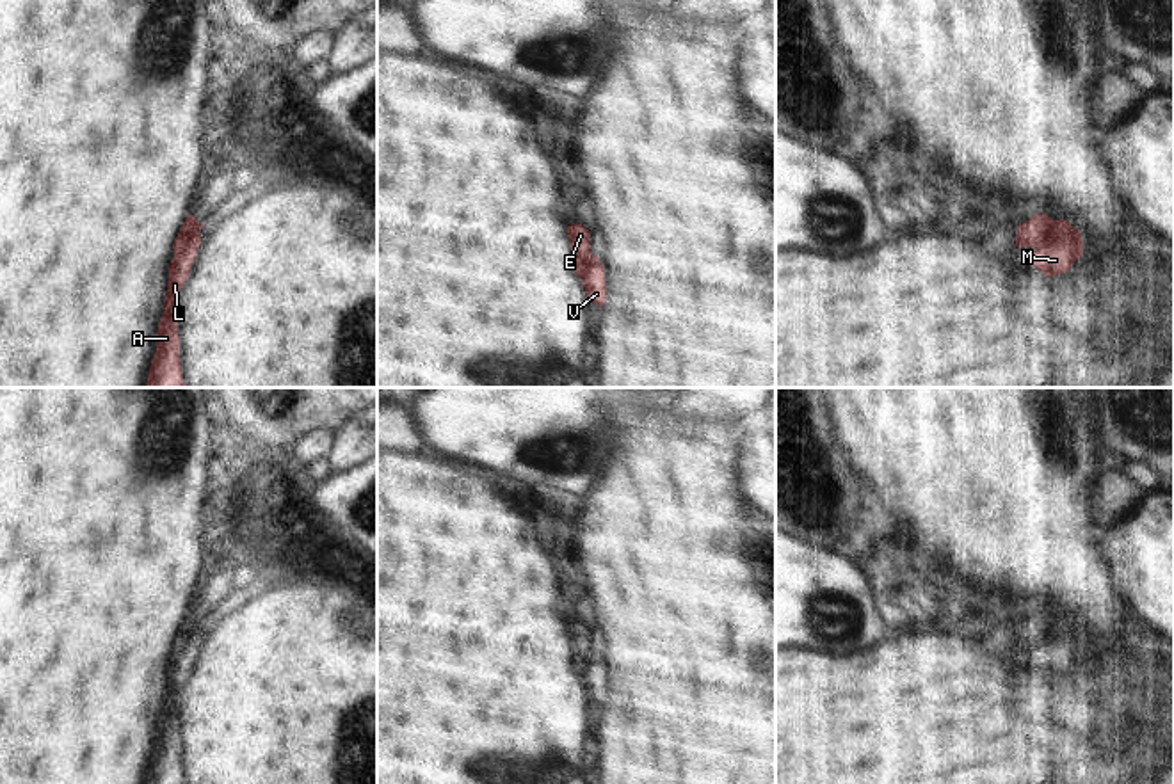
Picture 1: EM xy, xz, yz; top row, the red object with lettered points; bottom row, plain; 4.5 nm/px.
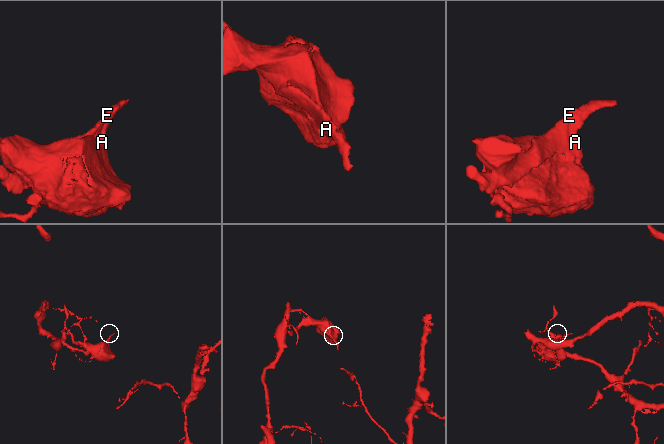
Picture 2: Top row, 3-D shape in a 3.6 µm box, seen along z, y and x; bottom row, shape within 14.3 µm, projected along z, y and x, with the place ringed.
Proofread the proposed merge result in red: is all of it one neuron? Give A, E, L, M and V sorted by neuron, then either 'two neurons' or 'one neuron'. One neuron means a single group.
groups A L M V / E; two neurons

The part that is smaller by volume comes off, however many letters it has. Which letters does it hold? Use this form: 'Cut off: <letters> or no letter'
Cut off: A, L, M, V

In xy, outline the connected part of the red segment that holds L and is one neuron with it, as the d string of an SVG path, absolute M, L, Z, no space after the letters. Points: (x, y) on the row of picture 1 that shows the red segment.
M192 233L187 245L174 252L169 265L169 284L164 304L164 316L157 332L157 352L148 373L148 388L185 388L180 363L180 336L176 322L176 304L180 300L180 290L185 284L190 268L194 265L197 249L201 245L201 235Z

